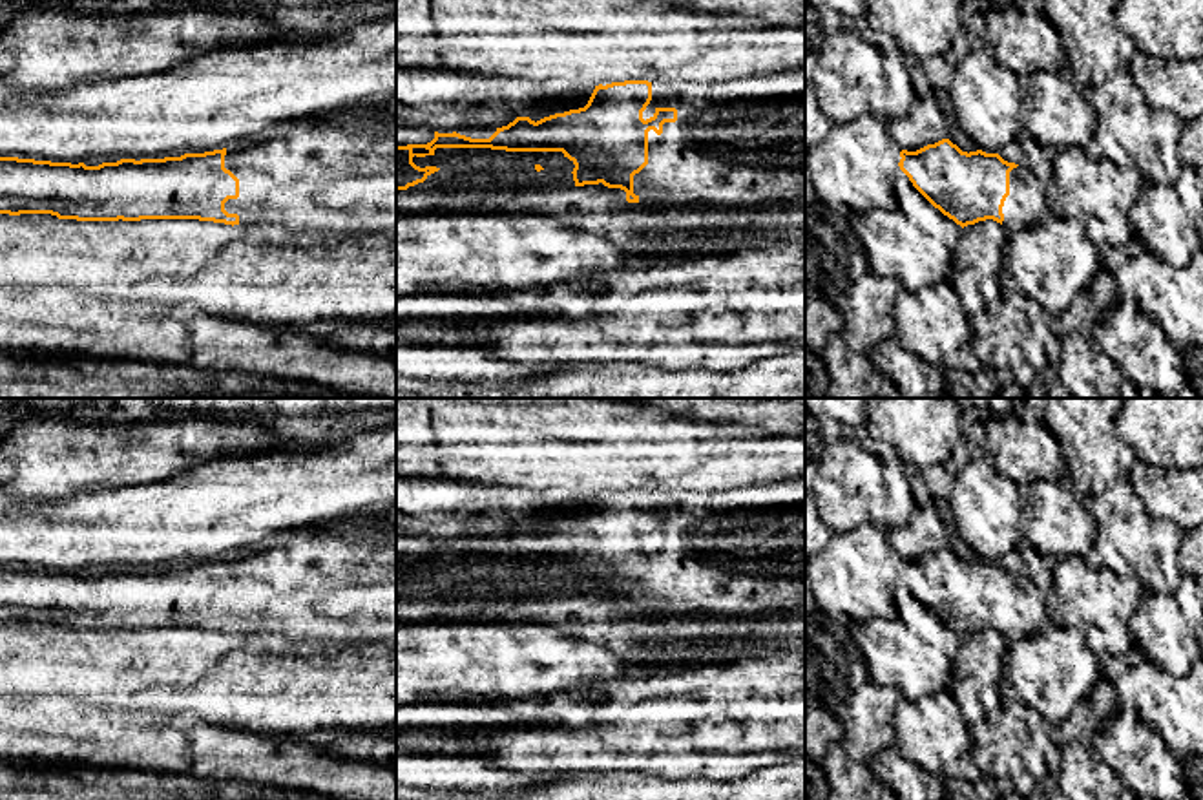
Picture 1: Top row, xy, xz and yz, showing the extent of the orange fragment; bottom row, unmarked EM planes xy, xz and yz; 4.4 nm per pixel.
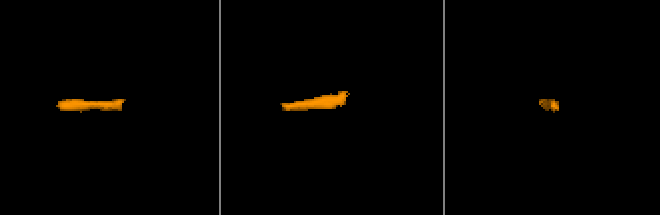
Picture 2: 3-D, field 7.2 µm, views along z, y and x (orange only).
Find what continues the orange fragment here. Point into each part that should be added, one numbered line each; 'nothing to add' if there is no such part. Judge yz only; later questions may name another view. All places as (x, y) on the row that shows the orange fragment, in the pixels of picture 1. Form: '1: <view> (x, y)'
1: yz (1025, 205)

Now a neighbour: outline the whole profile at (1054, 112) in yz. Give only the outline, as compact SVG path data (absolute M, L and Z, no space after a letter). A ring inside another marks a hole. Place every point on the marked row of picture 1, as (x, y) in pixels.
M1033 71L1020 79L1022 128L1048 152L1084 148L1099 124L1068 73Z

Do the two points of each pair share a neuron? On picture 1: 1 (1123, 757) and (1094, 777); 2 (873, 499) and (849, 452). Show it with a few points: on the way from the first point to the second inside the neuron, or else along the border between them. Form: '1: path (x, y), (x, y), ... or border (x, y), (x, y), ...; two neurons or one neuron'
1: border (1088, 746), (1121, 780); two neurons
2: path (862, 488), (849, 475), (849, 463); one neuron

